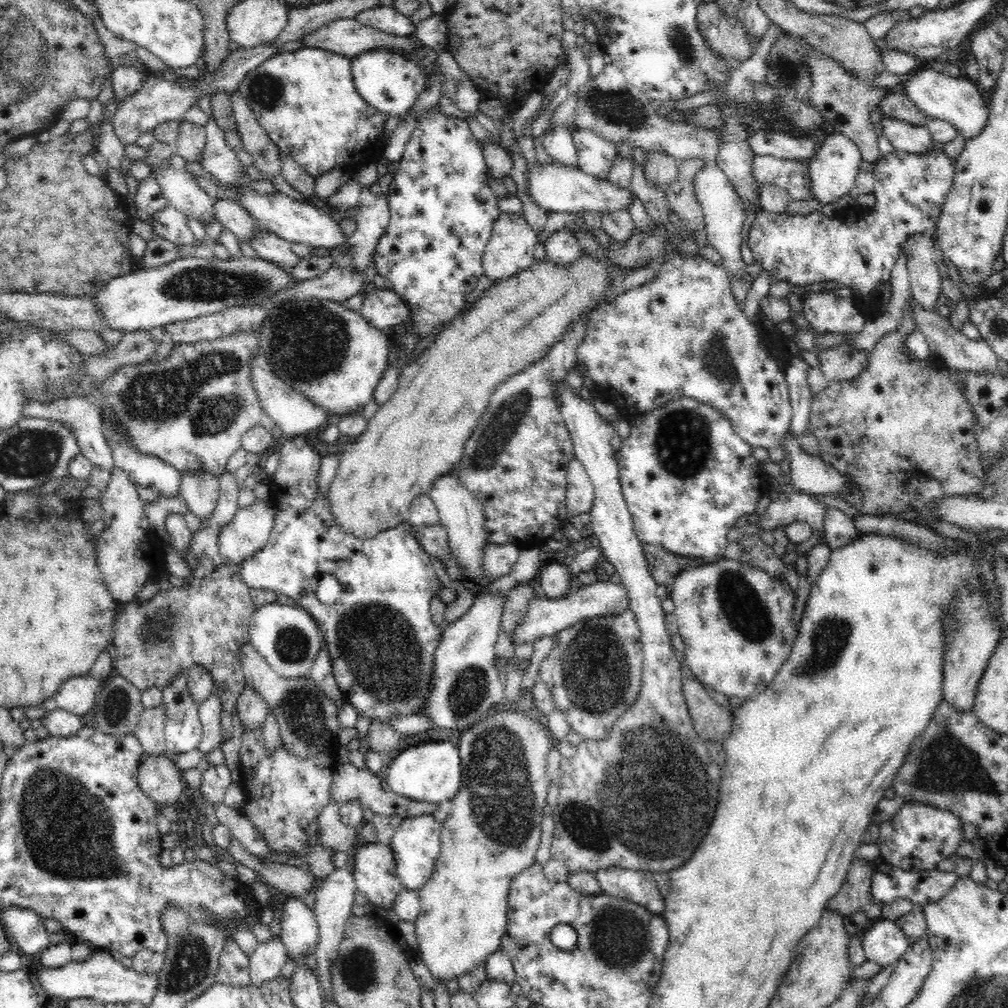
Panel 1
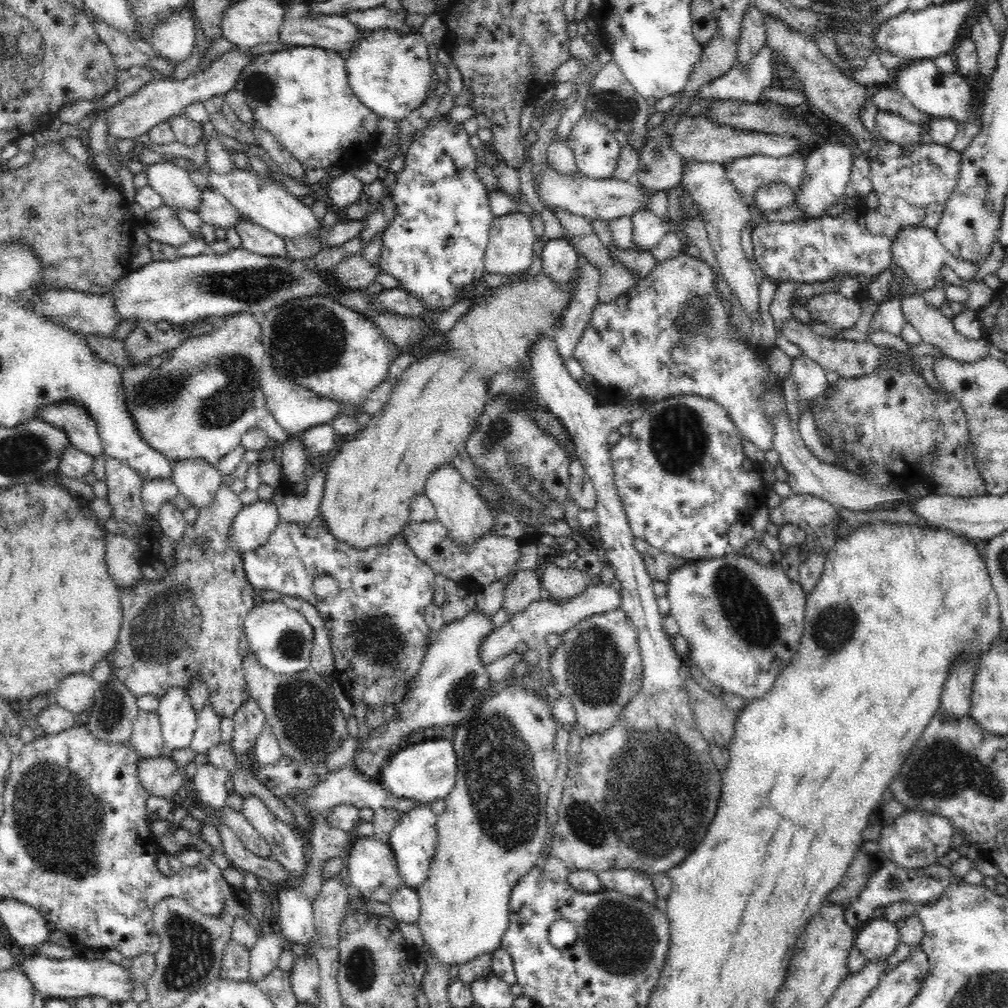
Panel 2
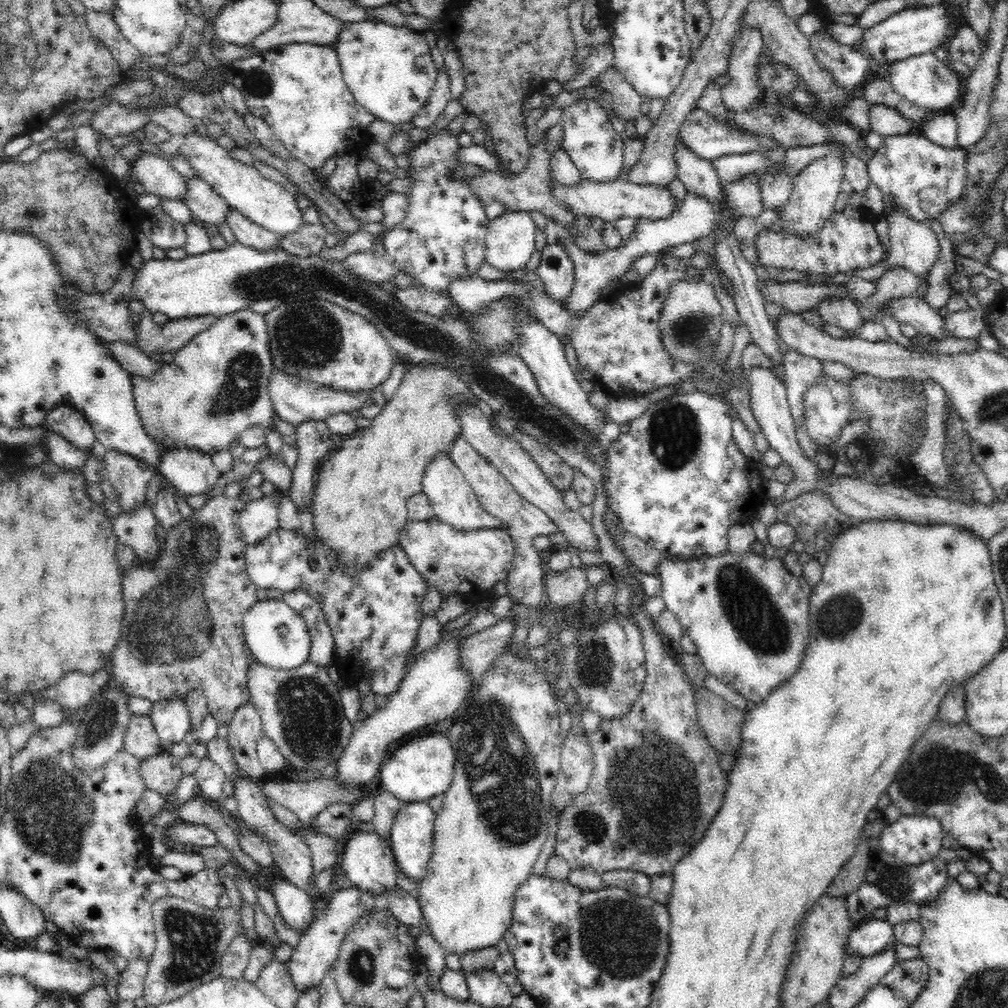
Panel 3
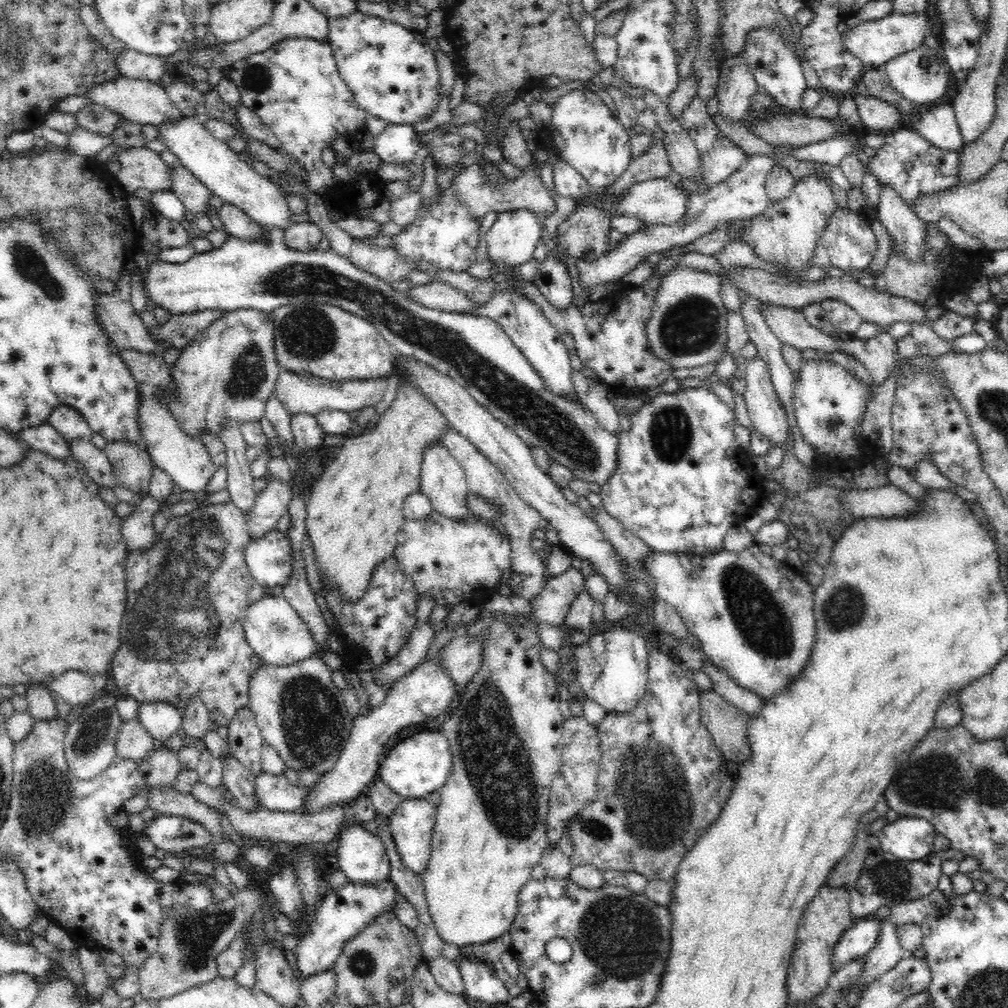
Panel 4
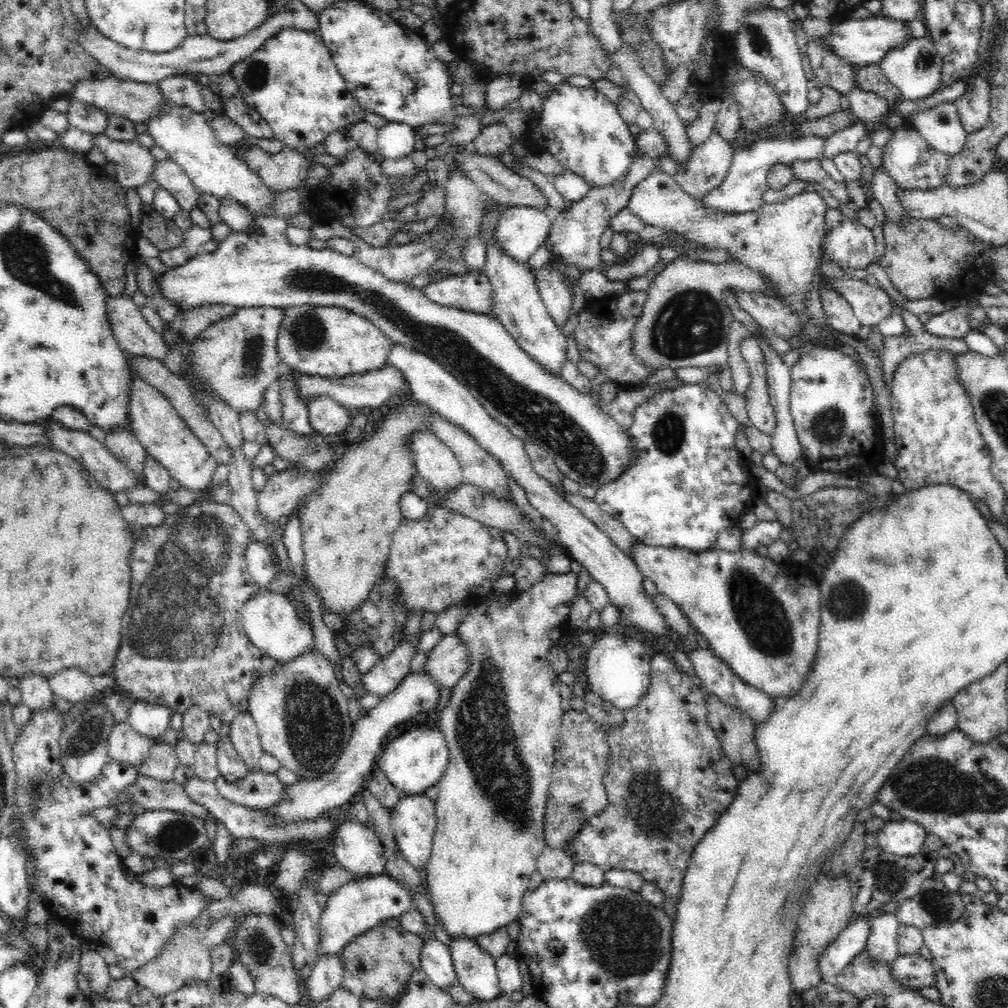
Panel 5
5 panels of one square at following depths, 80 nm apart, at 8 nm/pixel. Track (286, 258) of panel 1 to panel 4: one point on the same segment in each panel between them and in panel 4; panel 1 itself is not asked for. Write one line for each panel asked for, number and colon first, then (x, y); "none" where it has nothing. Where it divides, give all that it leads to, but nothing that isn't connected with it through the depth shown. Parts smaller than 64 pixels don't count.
2: (255, 239)
3: (248, 233)
4: (237, 223)

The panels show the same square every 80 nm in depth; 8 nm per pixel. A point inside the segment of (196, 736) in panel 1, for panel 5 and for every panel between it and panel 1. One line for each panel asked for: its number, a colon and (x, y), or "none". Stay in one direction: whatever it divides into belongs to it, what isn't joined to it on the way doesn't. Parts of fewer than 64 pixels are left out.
2: (178, 720)
3: (170, 717)
4: (162, 720)
5: (151, 721)

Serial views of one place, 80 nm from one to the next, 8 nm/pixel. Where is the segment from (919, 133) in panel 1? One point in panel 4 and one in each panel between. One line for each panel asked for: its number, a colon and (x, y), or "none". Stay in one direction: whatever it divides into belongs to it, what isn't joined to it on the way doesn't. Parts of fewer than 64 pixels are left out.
2: (892, 127)
3: (887, 121)
4: (879, 116)

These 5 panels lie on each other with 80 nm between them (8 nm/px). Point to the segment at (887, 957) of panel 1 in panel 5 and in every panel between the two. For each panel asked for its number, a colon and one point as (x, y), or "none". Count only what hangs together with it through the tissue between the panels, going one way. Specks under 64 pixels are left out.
2: (876, 940)
3: (871, 936)
4: (860, 937)
5: (833, 959)

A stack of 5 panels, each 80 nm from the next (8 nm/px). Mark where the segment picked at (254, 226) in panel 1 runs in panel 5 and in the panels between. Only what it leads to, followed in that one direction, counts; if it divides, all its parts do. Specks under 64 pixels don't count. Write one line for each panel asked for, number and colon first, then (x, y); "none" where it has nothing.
2: (215, 210)
3: (208, 207)
4: (195, 197)
5: (167, 174)

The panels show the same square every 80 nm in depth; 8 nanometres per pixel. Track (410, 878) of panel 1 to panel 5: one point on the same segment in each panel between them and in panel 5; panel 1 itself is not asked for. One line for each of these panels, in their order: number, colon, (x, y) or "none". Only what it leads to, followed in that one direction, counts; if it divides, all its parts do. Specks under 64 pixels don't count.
2: (414, 839)
3: (412, 835)
4: (412, 825)
5: (414, 822)

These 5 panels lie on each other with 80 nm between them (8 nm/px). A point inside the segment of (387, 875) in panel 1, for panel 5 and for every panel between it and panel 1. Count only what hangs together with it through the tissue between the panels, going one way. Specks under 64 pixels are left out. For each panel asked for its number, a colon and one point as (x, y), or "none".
2: (370, 866)
3: (368, 861)
4: (362, 857)
5: (357, 848)

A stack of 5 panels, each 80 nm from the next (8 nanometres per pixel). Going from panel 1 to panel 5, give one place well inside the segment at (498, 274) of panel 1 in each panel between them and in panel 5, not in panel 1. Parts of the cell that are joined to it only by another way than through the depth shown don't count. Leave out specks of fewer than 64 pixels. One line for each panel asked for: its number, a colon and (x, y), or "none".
2: (510, 248)
3: (510, 240)
4: (511, 240)
5: (521, 231)

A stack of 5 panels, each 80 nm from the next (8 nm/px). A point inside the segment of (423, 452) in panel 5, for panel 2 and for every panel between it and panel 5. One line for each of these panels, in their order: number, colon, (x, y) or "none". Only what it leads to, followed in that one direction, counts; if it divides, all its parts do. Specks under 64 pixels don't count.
2: (459, 506)
3: (454, 502)
4: (442, 479)

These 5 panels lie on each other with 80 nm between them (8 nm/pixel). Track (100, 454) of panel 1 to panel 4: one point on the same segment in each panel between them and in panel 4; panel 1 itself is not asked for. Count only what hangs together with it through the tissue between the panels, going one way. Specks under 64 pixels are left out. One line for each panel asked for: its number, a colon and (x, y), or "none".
2: (72, 417)
3: (68, 421)
4: (67, 421)

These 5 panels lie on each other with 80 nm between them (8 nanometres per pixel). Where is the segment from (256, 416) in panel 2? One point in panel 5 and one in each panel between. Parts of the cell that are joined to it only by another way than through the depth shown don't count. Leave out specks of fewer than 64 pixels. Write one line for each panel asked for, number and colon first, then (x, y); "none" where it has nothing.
3: (216, 386)
4: (227, 373)
5: (236, 359)

